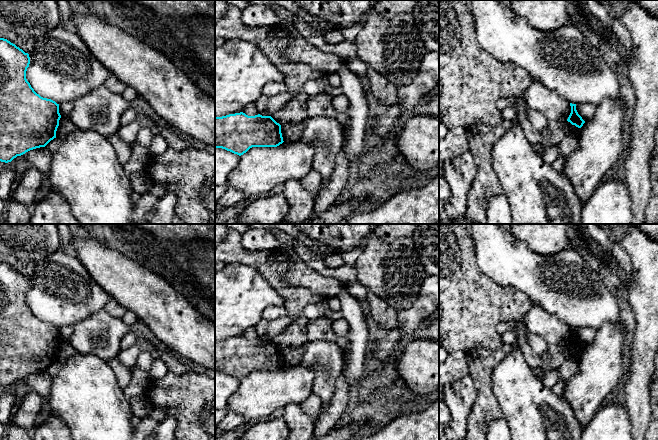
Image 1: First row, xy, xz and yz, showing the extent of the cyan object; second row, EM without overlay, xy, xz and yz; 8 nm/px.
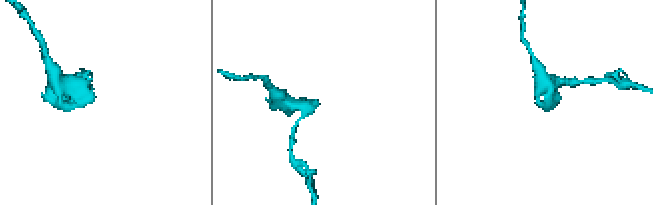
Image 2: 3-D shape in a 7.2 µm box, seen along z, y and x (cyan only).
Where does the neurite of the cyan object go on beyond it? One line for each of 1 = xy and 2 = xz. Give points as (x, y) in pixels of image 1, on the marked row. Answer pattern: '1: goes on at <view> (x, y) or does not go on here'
1: does not go on here
2: does not go on here

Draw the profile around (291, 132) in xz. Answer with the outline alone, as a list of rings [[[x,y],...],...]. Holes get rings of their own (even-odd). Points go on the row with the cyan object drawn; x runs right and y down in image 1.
[[[302,122],[281,125],[283,141],[285,143],[292,143],[299,140],[303,129],[304,124]]]

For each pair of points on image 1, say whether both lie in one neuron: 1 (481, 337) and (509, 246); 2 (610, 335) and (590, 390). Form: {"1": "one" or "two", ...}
{"1": "two", "2": "one"}

